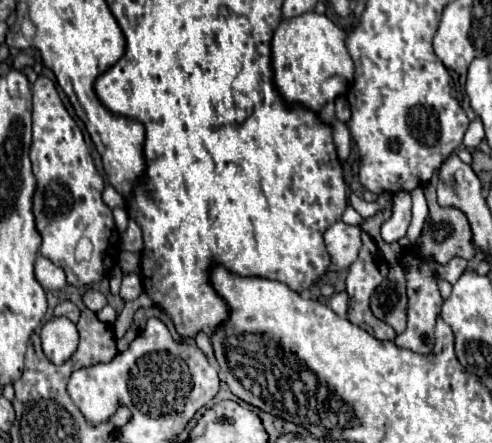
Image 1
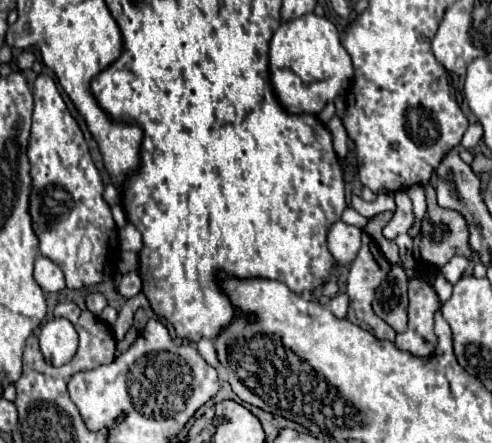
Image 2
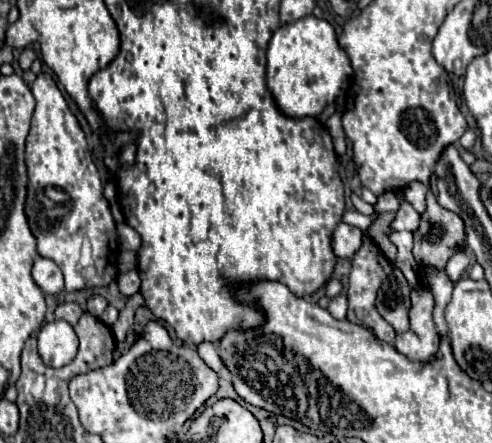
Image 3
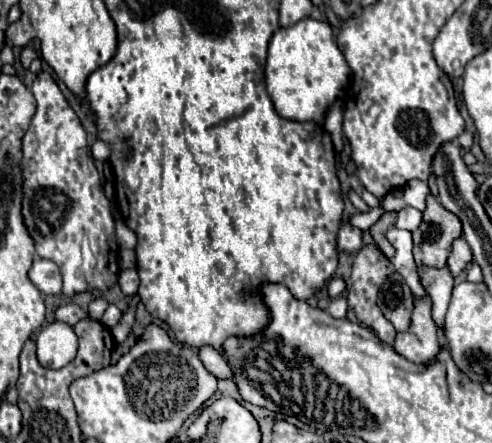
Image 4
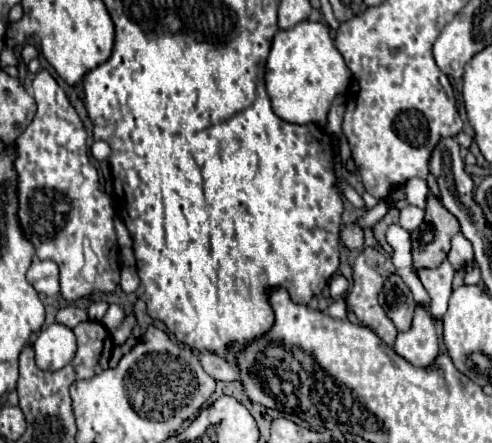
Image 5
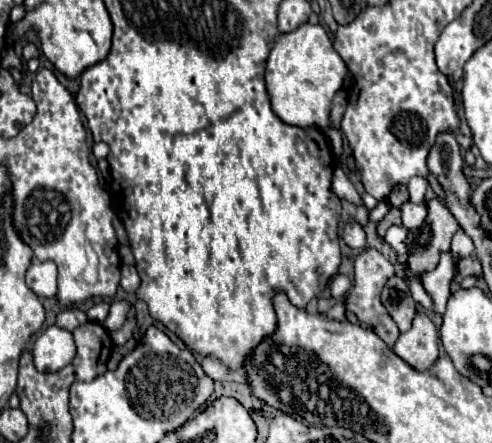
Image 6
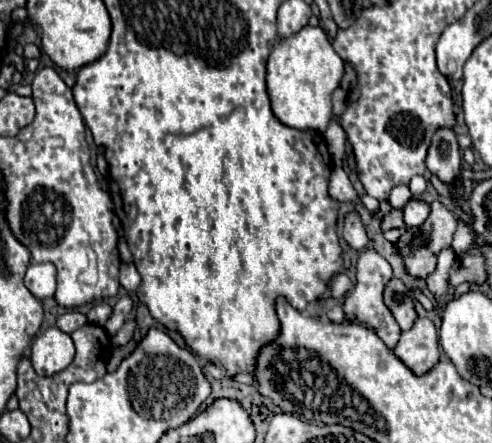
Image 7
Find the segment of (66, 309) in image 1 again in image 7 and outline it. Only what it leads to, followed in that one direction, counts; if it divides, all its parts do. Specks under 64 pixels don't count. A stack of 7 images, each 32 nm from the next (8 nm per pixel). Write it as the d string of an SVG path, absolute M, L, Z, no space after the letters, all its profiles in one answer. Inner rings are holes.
M70 310L70 312L64 312L62 316L58 316L56 326L58 326L60 330L72 334L76 328L84 326L86 322L88 322L88 320L86 320L86 316L84 316L82 312L78 312L78 310Z

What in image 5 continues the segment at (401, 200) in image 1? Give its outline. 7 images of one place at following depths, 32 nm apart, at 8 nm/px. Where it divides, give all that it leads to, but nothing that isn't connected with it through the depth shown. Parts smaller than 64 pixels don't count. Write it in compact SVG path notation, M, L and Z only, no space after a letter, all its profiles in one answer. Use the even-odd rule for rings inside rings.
M406 206L406 208L400 210L398 226L402 226L408 232L412 232L412 230L416 230L422 224L422 220L424 220L424 210L420 210L416 206Z

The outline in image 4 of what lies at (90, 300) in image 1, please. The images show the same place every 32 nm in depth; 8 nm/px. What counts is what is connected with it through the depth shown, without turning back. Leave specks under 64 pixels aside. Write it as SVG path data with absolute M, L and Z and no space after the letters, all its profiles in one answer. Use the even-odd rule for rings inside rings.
M94 298L94 300L88 304L88 314L90 314L92 318L100 320L102 314L104 314L104 310L106 310L106 306L108 306L108 302L106 302L104 298Z

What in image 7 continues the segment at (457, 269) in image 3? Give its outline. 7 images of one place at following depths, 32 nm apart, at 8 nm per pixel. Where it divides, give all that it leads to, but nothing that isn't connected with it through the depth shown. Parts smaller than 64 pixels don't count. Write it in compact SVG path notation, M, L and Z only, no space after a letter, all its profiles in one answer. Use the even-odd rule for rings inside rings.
M458 222L458 230L454 234L454 240L452 240L452 250L456 252L456 256L464 256L464 254L470 254L472 252L472 234L470 234L470 228L468 224L464 222Z

